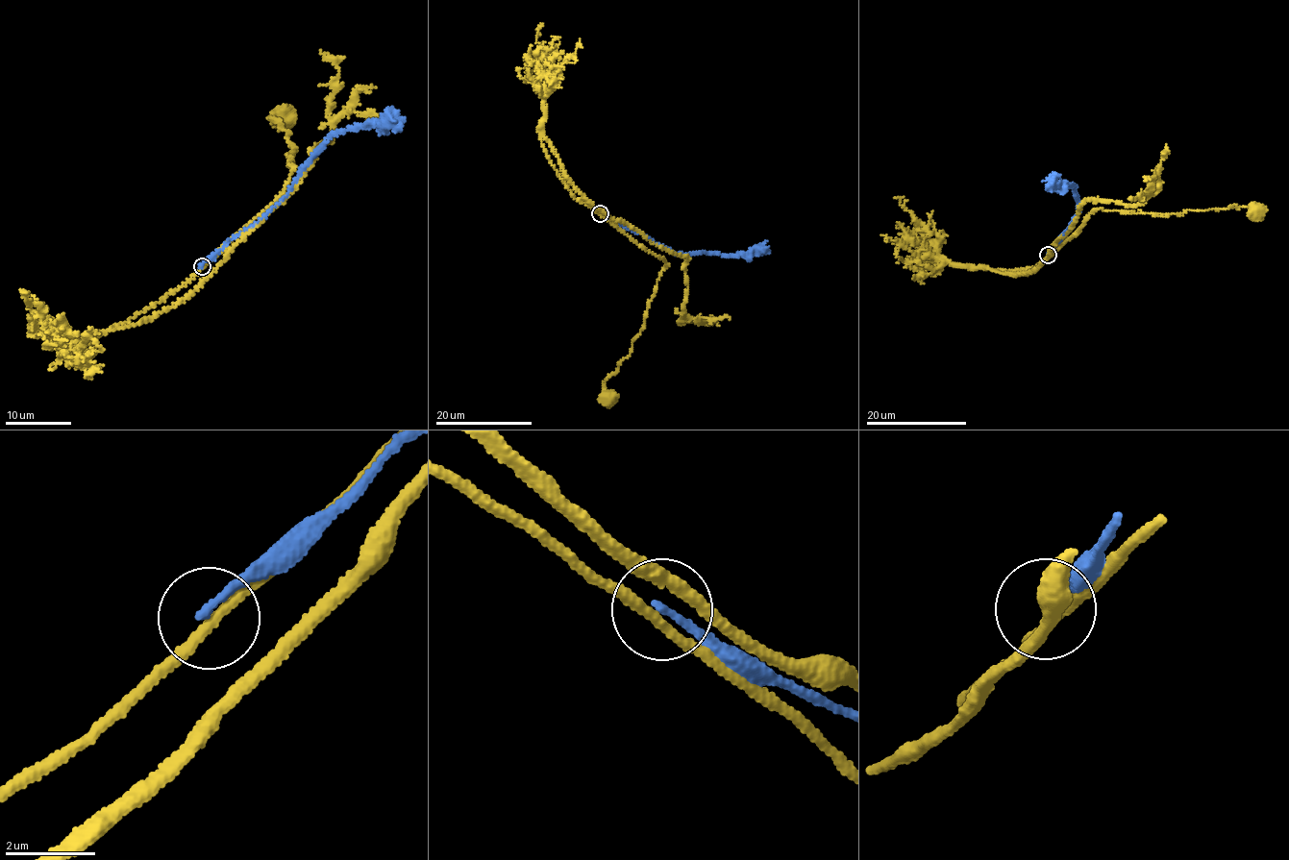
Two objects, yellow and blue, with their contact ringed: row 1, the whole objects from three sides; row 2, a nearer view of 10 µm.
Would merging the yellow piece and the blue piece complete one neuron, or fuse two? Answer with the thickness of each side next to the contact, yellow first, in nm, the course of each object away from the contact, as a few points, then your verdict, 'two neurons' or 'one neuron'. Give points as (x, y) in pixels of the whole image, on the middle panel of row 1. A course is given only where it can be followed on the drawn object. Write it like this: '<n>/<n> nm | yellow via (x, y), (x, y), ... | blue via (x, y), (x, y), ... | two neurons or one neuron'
200/170 nm | yellow via (600, 214), (660, 257), (666, 265), (631, 354), (605, 382), (609, 396) | blue via (600, 212), (661, 247), (683, 255), (705, 251), (748, 256), (767, 241) | two neurons

